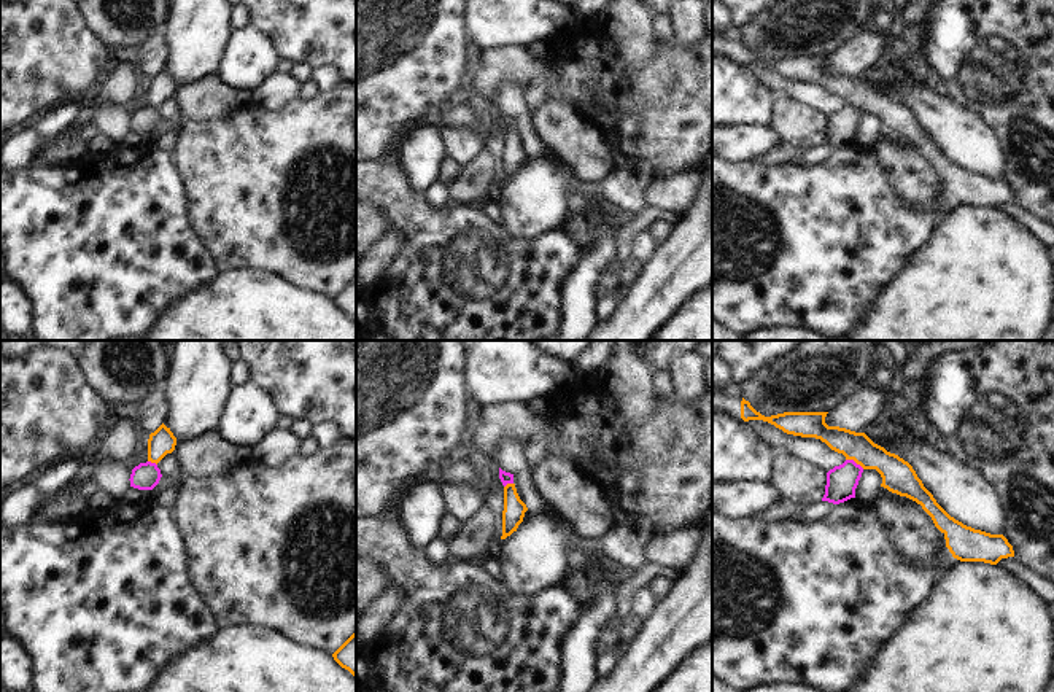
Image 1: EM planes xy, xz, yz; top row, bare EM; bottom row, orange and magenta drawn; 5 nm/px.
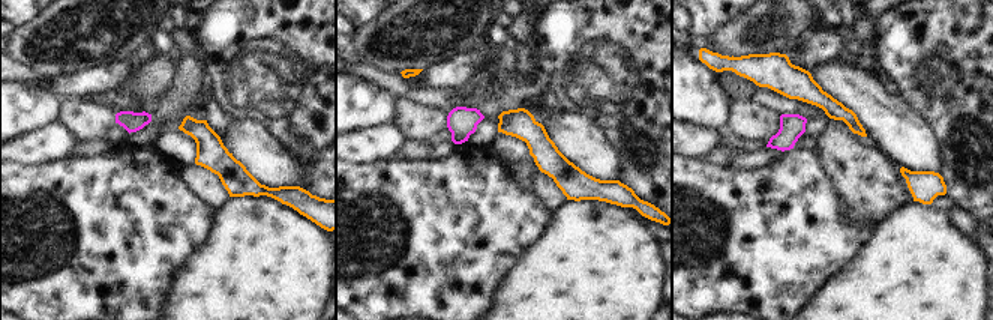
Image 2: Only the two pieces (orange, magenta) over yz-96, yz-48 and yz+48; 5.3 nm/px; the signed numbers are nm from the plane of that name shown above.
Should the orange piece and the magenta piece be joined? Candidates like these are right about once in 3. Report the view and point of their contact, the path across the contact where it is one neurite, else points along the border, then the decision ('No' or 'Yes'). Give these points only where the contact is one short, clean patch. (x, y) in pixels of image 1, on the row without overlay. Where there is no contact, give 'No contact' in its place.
Touches orange at yz (856, 105). Boundary: yz (846, 102), (864, 112). No

